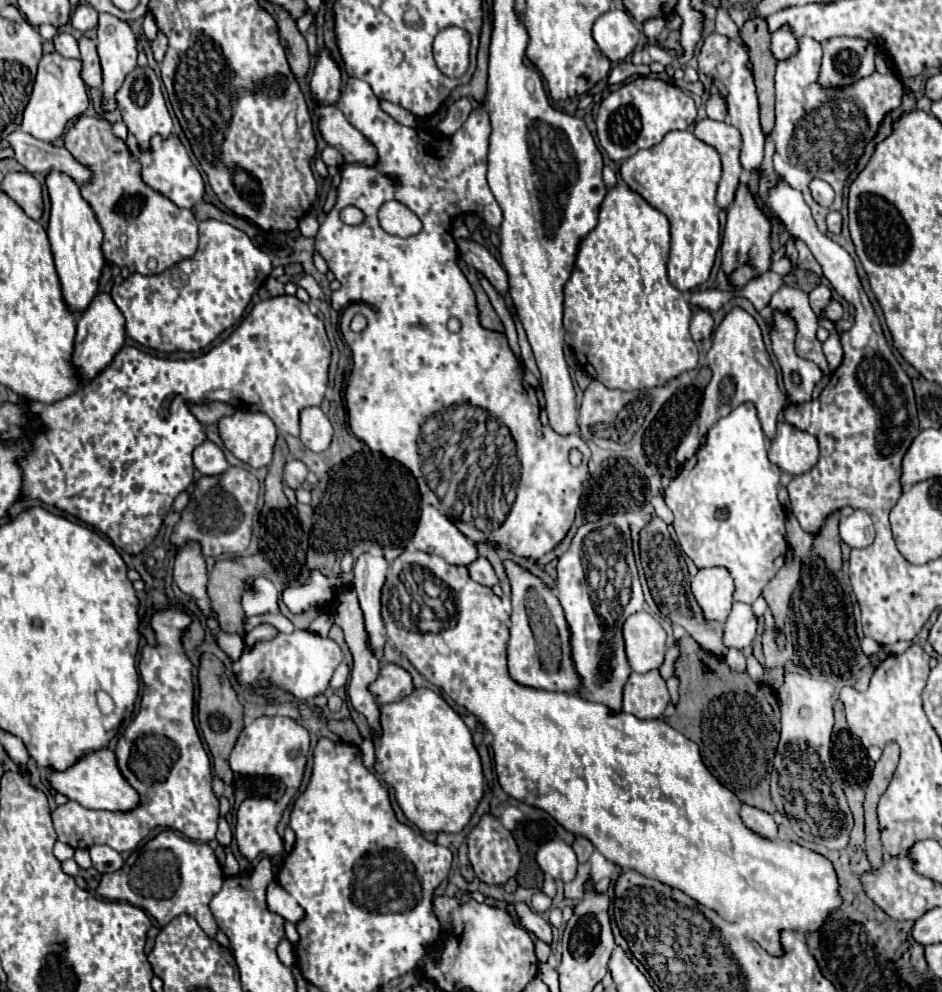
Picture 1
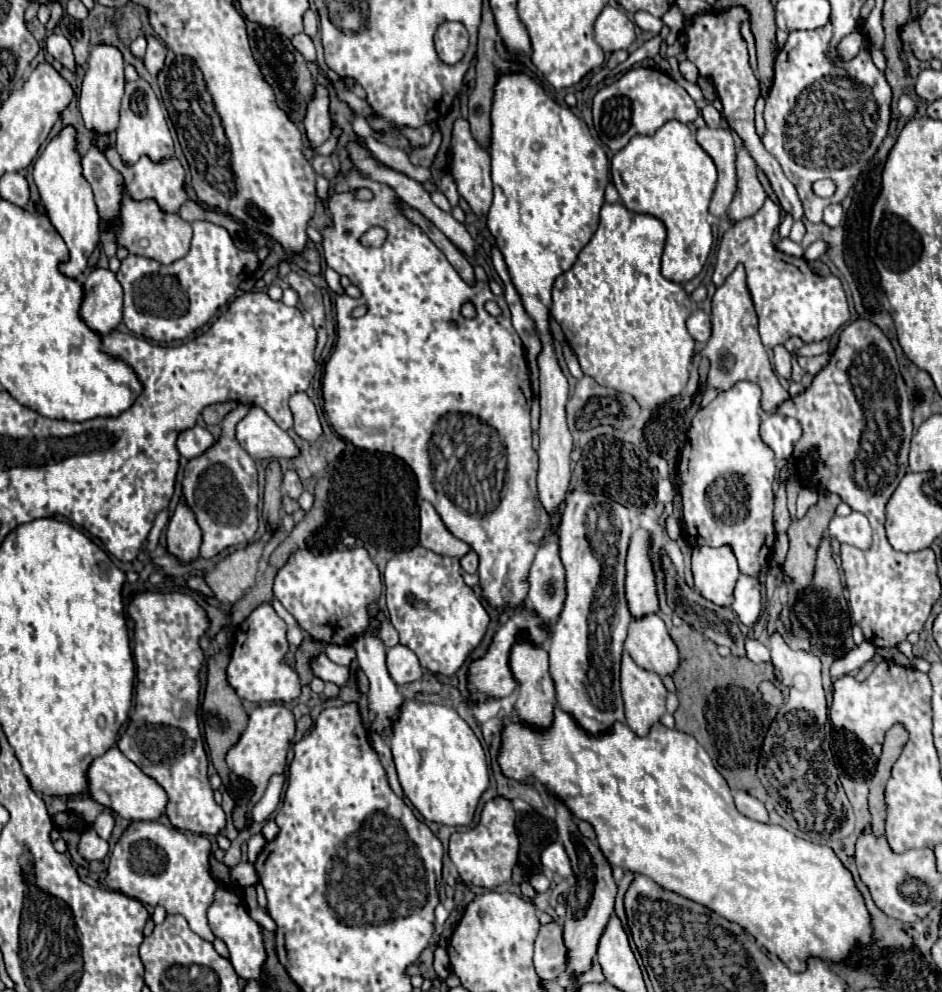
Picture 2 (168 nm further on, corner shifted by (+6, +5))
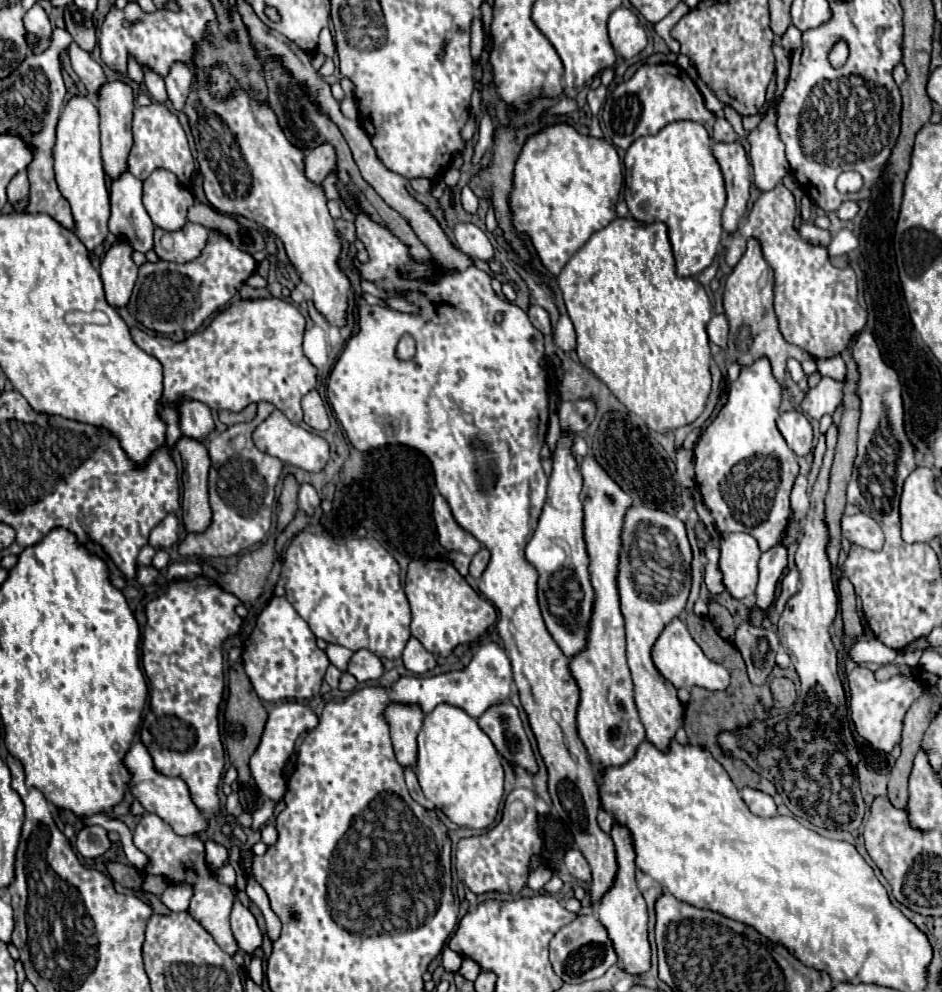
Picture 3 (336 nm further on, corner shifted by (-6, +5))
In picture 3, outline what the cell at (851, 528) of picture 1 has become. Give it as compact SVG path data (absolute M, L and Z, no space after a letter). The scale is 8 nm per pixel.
M865 513L843 515L841 529L843 529L843 537L847 537L855 545L861 545L871 551L879 551L883 547L881 527L877 525L875 519L871 519Z

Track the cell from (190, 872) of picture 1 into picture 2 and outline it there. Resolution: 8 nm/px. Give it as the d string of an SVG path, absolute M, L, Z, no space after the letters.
M133 821L111 851L107 885L153 907L163 905L171 915L183 915L193 933L213 941L215 935L207 923L207 909L213 903L217 883L209 873L209 853L211 843L203 835L177 831L157 821Z

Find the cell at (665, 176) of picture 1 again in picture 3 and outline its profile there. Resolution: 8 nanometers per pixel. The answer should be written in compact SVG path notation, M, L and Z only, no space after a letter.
M673 121L657 135L639 137L625 153L625 201L633 219L663 221L669 227L679 277L697 277L707 269L721 243L725 181L709 147L709 133L695 121Z

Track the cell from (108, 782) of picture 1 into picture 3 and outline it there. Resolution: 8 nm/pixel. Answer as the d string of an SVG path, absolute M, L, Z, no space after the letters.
M135 741L131 745L129 753L125 753L125 757L123 757L123 765L125 765L125 769L129 769L129 775L131 775L131 781L129 781L131 795L143 805L143 809L147 813L159 815L179 835L193 835L193 833L203 831L207 827L205 817L201 815L201 811L191 801L187 785L177 777L167 777L167 775L159 773L153 767L153 761L151 761L151 757L149 757L149 753L141 741Z

